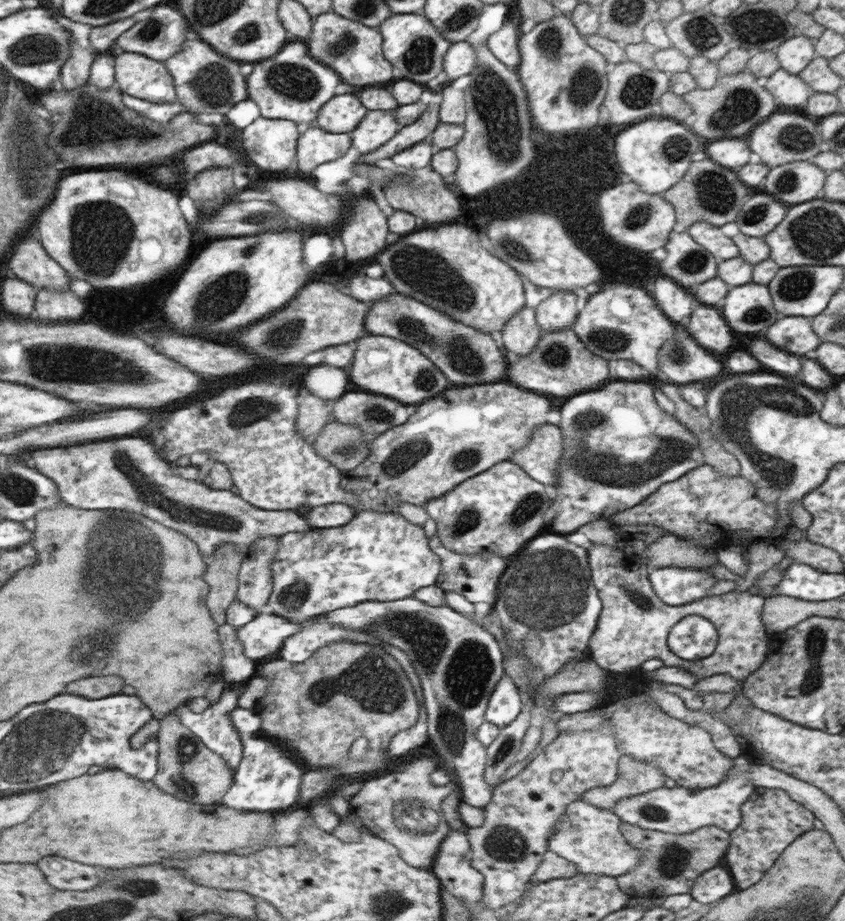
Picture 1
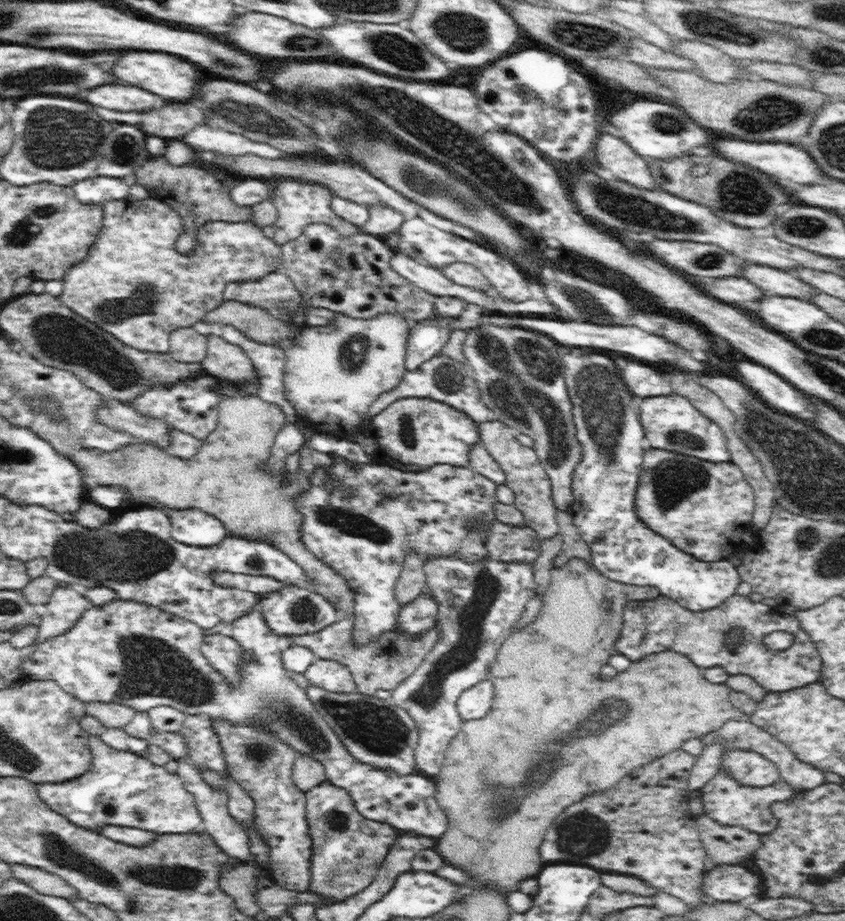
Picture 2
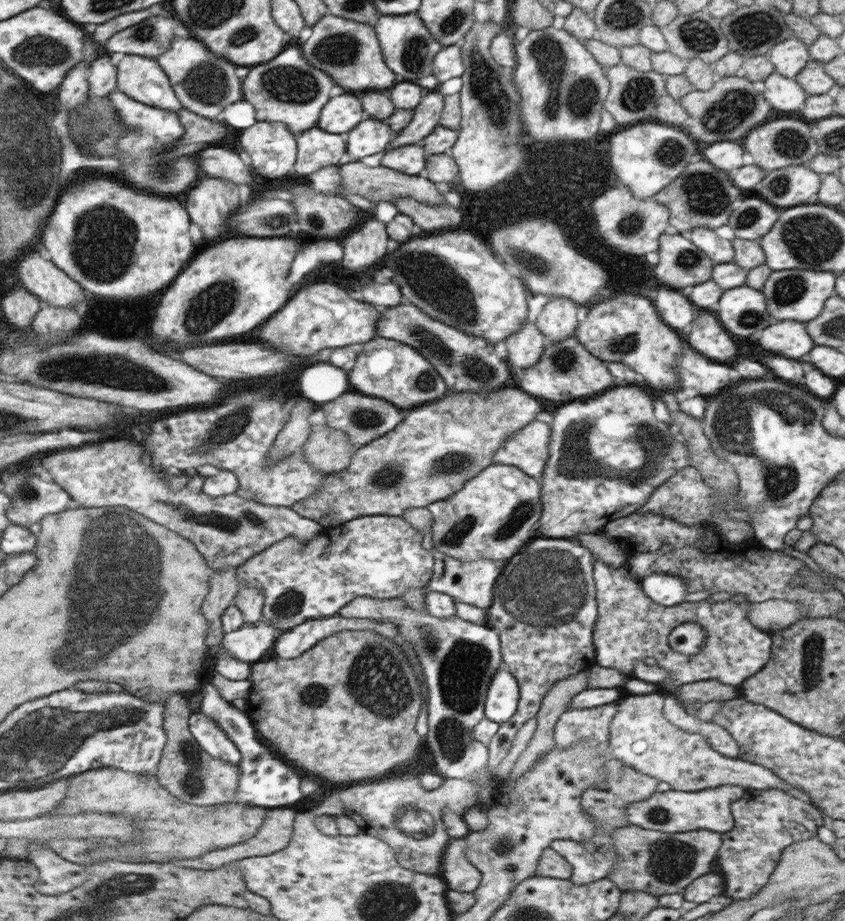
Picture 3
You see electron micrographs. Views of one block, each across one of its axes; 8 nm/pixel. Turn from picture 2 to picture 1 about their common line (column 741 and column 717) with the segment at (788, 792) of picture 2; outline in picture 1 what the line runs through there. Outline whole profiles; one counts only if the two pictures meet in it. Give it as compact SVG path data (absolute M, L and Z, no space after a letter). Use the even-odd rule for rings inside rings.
M740 754L733 759L733 767L725 775L725 779L715 786L702 789L690 789L676 785L673 788L659 787L655 790L637 794L632 797L621 798L617 804L613 805L613 813L627 824L635 824L643 830L657 830L665 834L689 834L697 829L709 825L721 827L721 829L731 832L741 822L741 806L754 795L756 789L749 779L749 766L751 763Z

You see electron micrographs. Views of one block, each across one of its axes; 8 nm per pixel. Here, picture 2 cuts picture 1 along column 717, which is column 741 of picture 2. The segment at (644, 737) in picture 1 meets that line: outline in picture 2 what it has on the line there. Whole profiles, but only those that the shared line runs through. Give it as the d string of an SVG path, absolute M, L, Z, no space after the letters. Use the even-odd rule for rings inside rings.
M726 749L722 754L720 769L730 771L740 784L746 786L770 786L780 780L774 762L747 750Z

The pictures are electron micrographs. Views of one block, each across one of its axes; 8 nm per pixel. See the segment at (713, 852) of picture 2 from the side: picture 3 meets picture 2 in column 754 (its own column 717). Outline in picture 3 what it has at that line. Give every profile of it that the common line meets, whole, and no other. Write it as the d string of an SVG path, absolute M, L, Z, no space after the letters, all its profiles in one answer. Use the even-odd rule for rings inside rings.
M635 824L614 828L611 847L615 853L612 868L604 879L610 880L624 891L641 891L653 896L681 895L683 889L696 880L717 871L716 854L723 841L719 832L691 830L680 833L662 833L647 830Z

